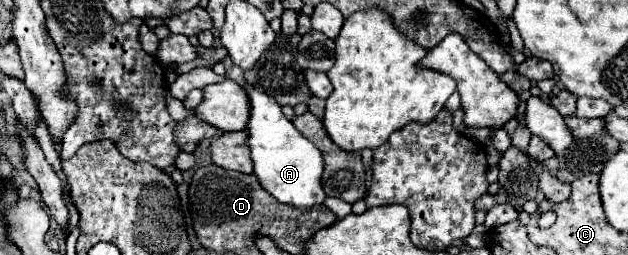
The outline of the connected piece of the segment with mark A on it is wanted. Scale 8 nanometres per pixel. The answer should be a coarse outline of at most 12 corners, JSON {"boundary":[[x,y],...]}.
{"boundary":[[245,89],[255,177],[279,203],[323,205],[321,151],[273,97]]}

